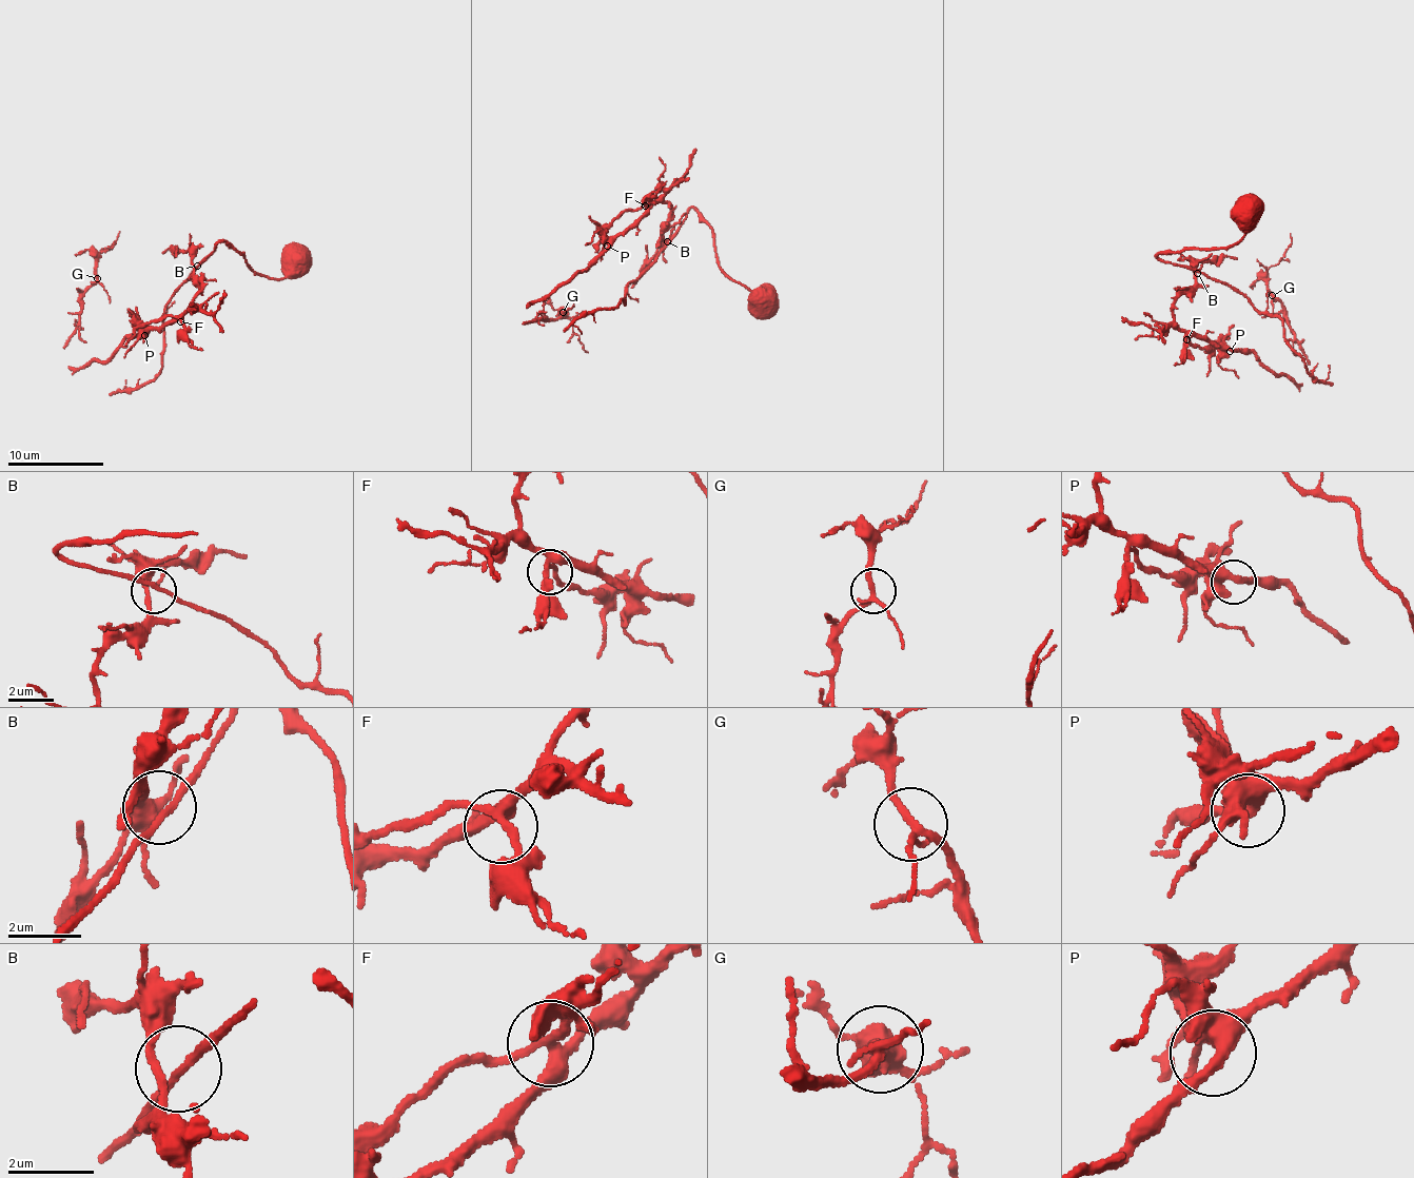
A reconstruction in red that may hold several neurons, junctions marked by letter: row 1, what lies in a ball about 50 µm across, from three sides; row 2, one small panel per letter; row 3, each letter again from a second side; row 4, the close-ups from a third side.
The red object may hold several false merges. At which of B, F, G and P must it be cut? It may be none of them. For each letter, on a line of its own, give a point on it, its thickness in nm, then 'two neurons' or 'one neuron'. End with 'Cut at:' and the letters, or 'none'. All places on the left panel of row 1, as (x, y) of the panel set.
B: place (197, 266); calibre 160 nm; one neuron
F: place (180, 321); calibre 260 nm; one neuron
G: place (97, 278); calibre 190 nm; one neuron
P: place (144, 335); calibre 440 nm; one neuron
Cut at: none

